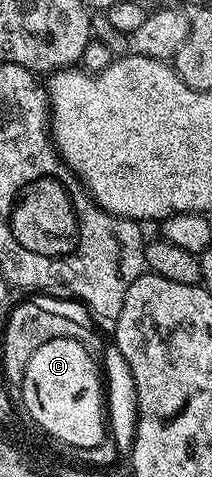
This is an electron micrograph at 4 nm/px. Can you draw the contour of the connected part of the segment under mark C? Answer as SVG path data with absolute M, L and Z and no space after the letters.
M51 339L31 355L27 371L23 375L22 389L25 409L45 432L63 443L73 444L75 448L95 447L107 437L107 417L103 412L103 377L99 372L98 362L88 353L86 346L75 339Z

